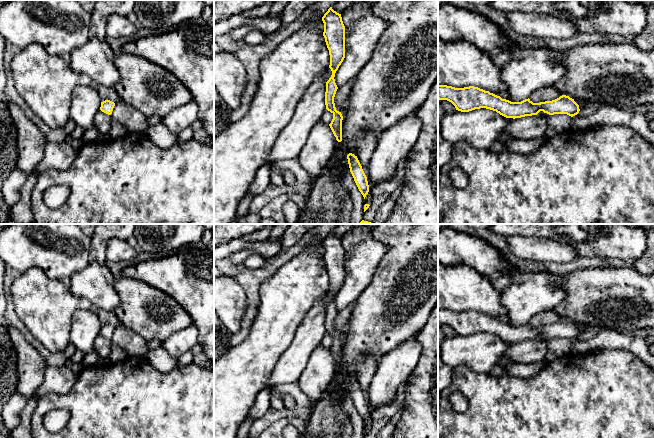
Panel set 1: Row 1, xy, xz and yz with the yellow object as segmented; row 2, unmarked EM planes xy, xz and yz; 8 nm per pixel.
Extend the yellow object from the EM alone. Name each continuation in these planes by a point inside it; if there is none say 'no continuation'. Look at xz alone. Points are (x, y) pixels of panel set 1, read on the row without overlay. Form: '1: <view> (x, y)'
1: xz (342, 318)

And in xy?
1: xy (105, 317)

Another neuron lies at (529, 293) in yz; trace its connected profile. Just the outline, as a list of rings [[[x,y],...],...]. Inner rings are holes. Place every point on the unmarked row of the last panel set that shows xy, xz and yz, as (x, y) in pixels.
[[[545,271],[515,273],[510,285],[501,291],[501,301],[509,319],[509,325],[521,326],[540,312],[555,310],[566,297],[566,292],[555,285],[557,278]]]

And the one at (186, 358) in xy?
[[[187,351],[177,358],[179,366],[187,366],[193,362],[192,351]]]

